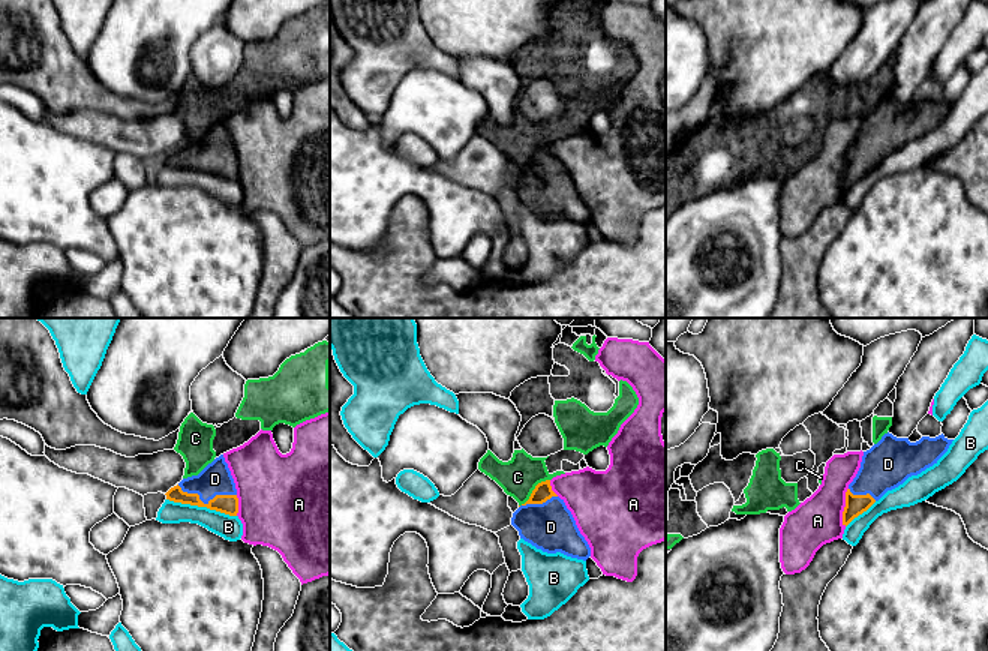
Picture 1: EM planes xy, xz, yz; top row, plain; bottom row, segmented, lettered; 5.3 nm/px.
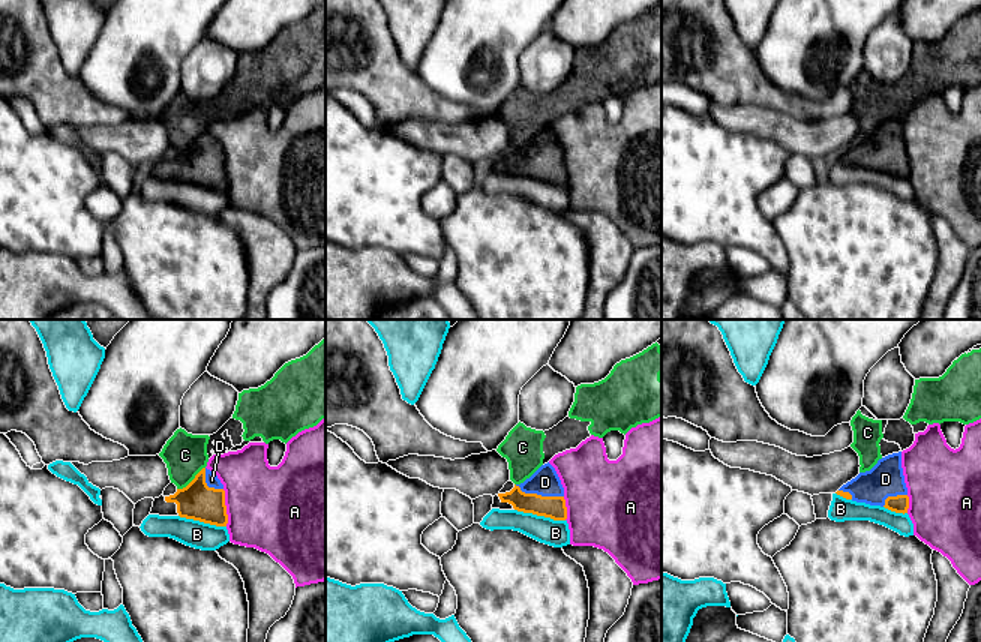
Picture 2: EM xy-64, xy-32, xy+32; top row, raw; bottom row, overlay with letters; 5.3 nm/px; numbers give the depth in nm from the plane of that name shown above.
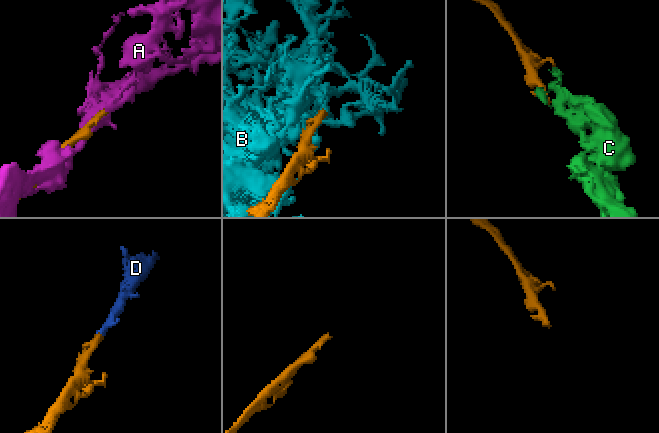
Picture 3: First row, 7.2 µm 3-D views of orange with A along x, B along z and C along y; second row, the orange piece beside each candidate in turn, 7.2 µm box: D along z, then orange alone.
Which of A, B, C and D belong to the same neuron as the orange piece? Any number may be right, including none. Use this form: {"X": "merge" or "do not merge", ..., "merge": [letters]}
{"A": "do not merge", "B": "do not merge", "C": "do not merge", "D": "merge", "merge": ["D"]}

